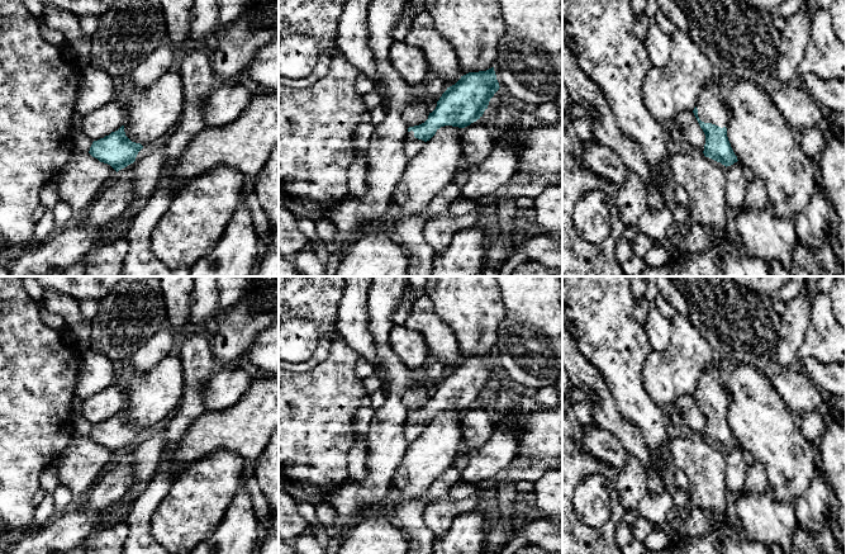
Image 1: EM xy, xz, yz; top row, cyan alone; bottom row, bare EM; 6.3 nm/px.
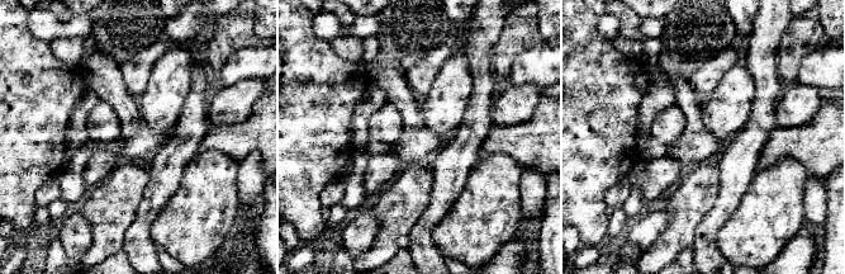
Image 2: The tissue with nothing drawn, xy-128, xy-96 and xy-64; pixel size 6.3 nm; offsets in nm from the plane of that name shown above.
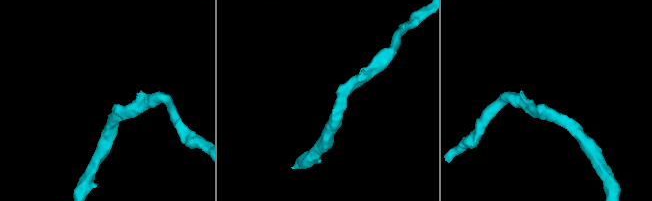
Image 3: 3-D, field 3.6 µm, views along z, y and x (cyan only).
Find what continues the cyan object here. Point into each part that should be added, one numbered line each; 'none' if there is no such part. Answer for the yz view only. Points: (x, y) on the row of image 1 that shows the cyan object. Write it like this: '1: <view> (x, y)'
1: yz (711, 104)

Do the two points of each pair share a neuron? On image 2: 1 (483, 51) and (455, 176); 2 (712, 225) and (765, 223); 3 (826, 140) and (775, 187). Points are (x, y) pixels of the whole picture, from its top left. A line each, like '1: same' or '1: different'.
1: same
2: different
3: different

